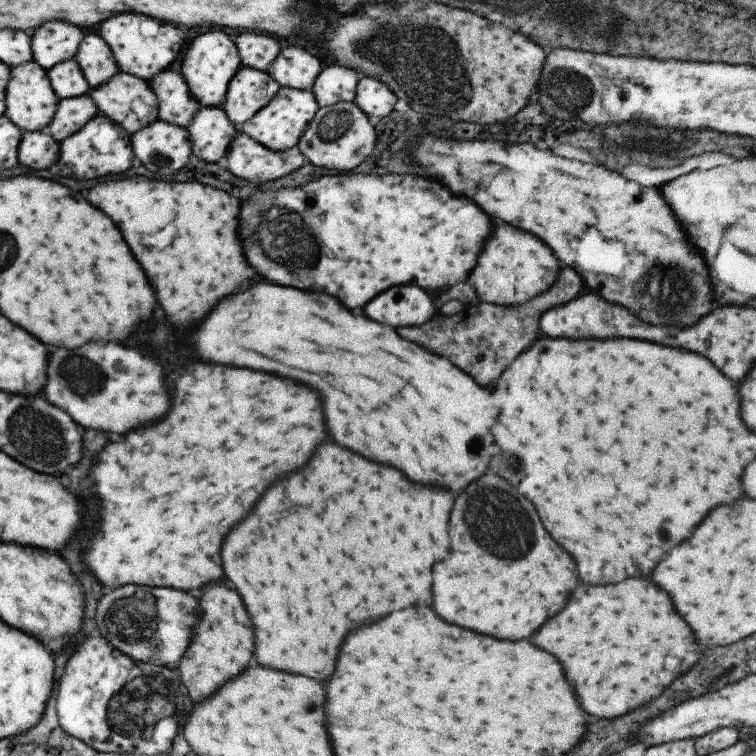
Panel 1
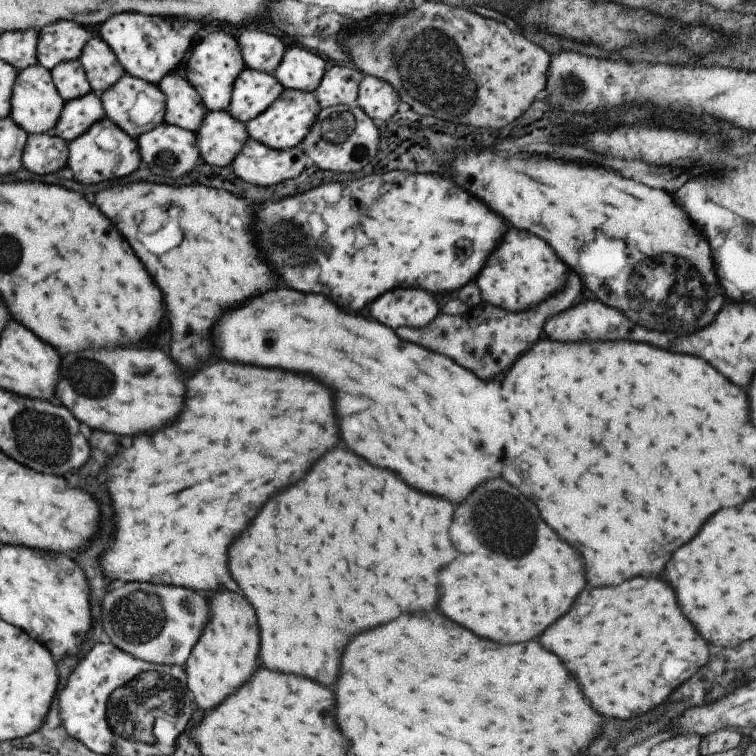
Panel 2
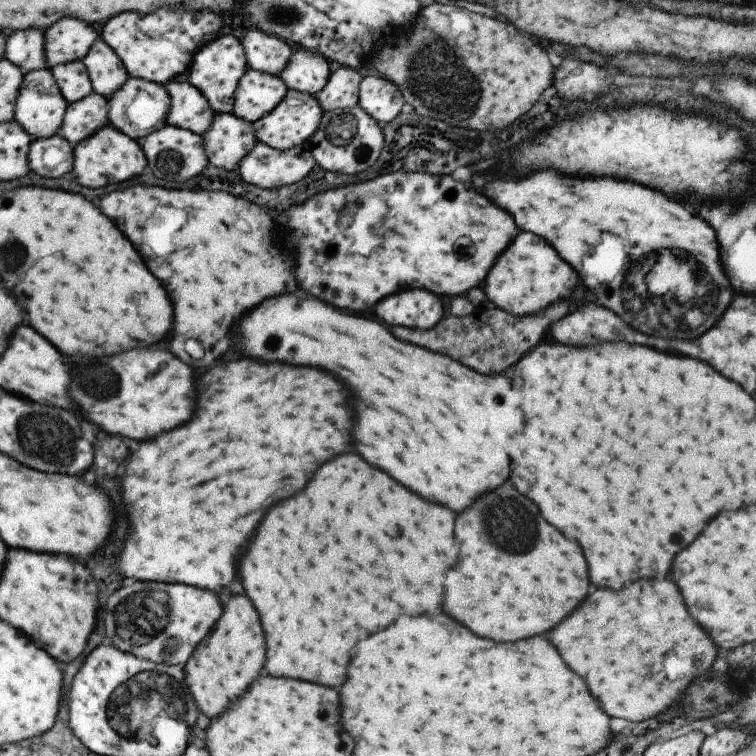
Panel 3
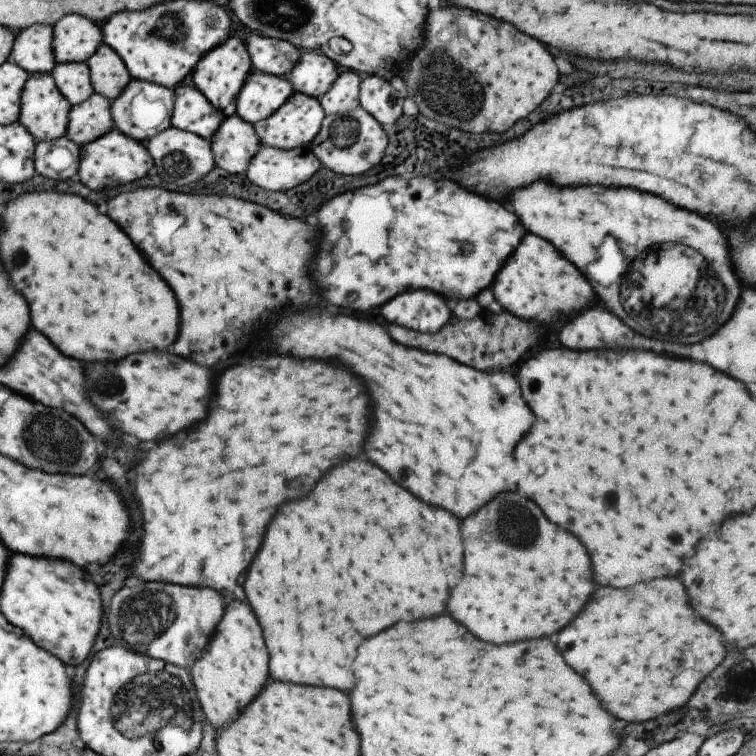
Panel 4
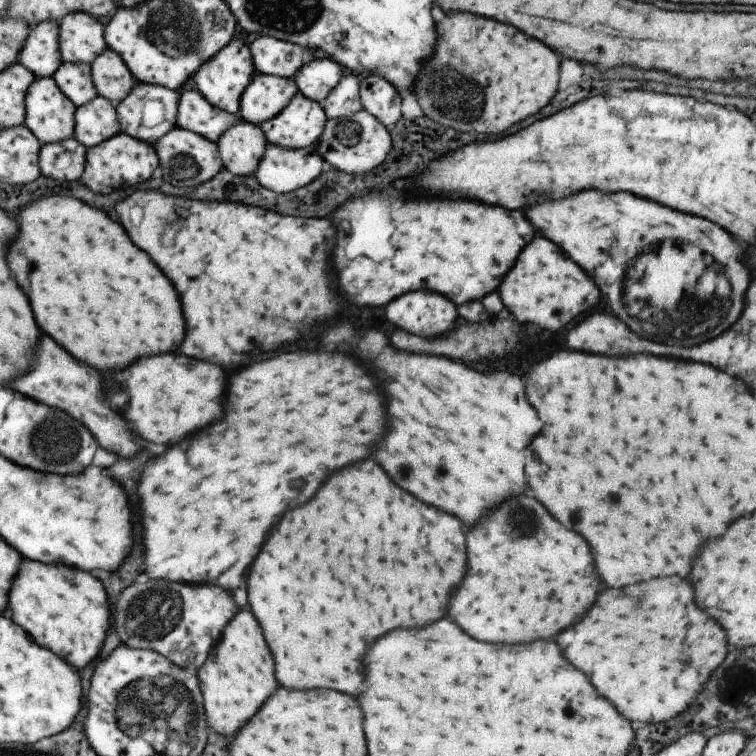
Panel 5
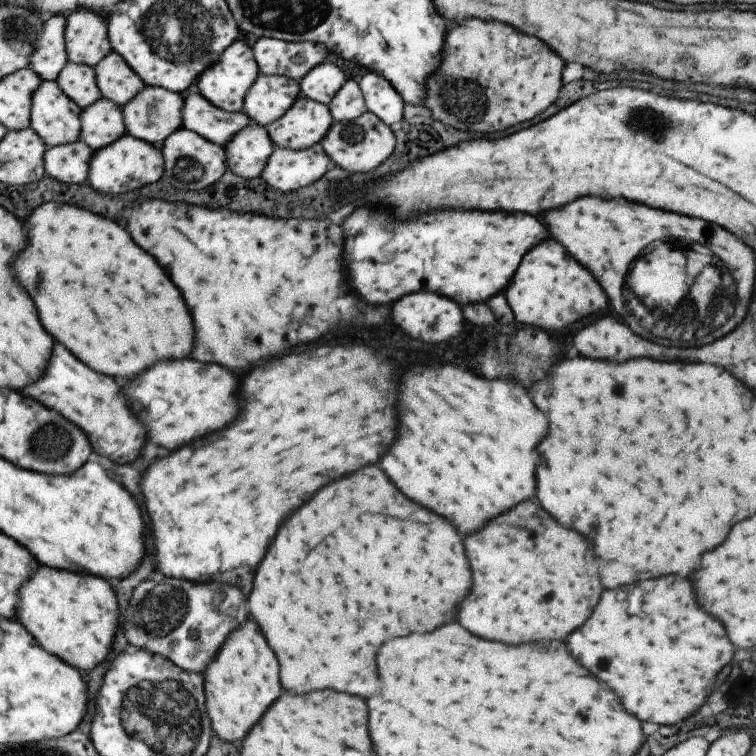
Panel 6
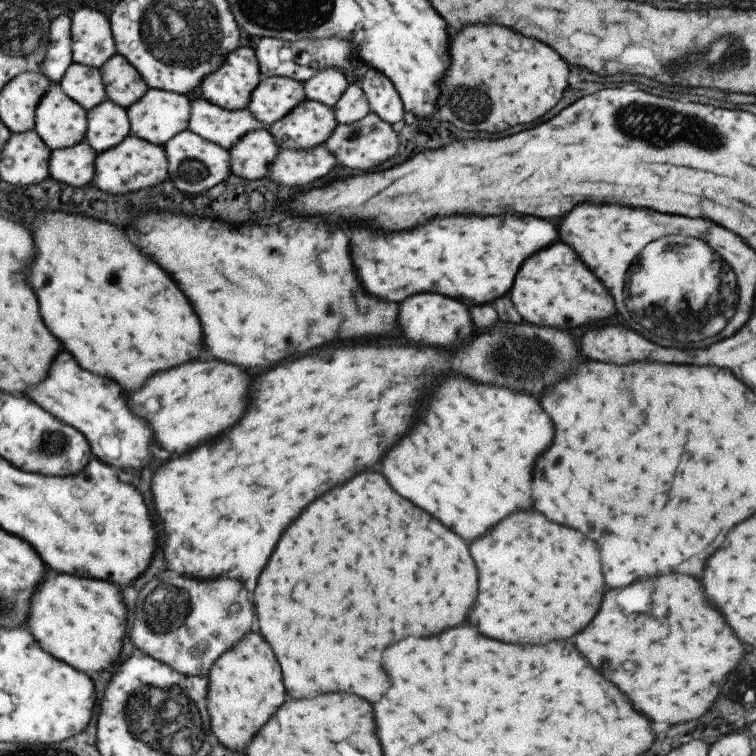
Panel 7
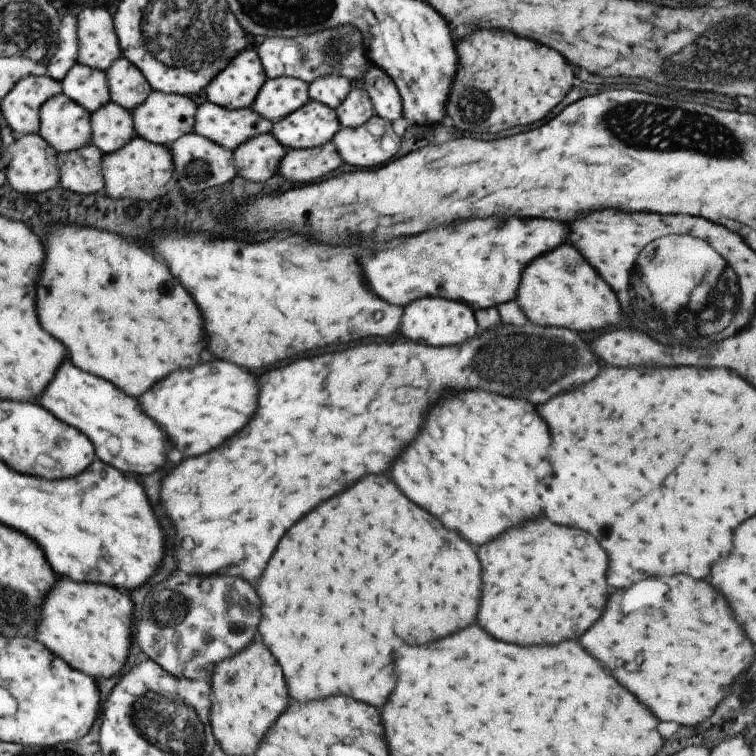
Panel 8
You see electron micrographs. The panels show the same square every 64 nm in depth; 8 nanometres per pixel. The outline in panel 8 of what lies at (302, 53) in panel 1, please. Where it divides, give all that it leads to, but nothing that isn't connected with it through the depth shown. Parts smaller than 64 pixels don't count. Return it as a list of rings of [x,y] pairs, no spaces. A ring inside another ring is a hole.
[[[336,74],[319,76],[307,85],[307,94],[311,101],[320,102],[329,108],[337,108],[347,94],[352,84],[347,78]]]

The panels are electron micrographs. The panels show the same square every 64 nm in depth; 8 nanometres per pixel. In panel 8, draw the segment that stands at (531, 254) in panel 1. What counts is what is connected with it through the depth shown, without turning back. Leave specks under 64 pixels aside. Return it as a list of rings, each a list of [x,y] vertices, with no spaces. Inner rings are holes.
[[[561,244],[529,262],[521,275],[515,300],[529,322],[539,326],[563,326],[577,332],[613,326],[621,316],[611,288],[595,274],[591,266],[585,266],[575,248],[567,244]]]

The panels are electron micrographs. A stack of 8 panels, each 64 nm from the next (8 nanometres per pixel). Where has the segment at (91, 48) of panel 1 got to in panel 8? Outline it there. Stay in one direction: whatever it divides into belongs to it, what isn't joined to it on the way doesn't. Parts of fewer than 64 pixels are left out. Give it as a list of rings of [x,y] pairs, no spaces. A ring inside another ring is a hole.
[[[123,56],[113,60],[104,74],[110,101],[122,109],[130,111],[141,106],[152,91],[143,74]]]

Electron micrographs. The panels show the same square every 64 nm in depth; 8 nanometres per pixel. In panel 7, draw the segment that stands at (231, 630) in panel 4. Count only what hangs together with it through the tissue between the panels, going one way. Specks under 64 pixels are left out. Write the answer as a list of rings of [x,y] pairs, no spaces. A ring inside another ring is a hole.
[[[245,634],[232,650],[223,653],[206,676],[206,711],[214,741],[231,750],[244,752],[257,731],[275,710],[285,702],[281,674],[277,674],[277,660],[259,634]]]

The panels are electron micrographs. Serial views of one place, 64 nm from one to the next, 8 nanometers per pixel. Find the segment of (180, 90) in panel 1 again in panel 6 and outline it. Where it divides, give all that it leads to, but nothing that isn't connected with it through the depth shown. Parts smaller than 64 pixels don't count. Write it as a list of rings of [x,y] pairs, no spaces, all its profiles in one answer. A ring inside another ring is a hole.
[[[194,89],[184,94],[183,110],[181,110],[181,125],[216,144],[224,147],[229,138],[241,128],[252,123],[243,110],[227,112],[207,102]]]

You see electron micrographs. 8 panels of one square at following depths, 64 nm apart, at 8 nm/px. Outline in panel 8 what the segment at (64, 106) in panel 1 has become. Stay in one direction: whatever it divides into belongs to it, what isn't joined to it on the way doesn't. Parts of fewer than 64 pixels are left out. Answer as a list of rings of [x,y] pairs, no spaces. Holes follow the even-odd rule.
[[[111,101],[92,112],[89,122],[91,145],[100,150],[103,156],[123,148],[136,136],[130,111]]]

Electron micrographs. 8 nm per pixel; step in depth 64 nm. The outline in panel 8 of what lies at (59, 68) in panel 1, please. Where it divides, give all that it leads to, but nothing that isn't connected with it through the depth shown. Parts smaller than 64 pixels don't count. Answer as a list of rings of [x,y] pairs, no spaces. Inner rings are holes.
[[[75,63],[60,80],[62,93],[89,113],[110,101],[104,71]]]

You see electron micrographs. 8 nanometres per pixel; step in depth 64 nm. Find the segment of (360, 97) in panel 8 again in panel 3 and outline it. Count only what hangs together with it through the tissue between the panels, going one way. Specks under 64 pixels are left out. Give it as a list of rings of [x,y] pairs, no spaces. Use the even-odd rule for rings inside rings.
[[[349,67],[333,70],[325,86],[314,94],[322,110],[345,110],[357,105],[358,86],[363,75],[364,72]]]

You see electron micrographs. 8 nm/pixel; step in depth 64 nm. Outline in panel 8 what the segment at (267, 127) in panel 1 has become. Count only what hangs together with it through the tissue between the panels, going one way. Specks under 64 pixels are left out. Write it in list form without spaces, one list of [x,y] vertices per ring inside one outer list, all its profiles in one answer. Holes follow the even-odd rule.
[[[309,100],[295,112],[275,121],[270,133],[286,150],[305,150],[329,142],[339,127],[334,109]]]

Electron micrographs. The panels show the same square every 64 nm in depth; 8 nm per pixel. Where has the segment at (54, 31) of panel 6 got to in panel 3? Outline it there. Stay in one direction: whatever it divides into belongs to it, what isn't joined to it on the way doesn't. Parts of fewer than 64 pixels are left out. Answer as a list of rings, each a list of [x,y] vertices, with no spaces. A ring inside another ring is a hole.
[[[19,30],[7,36],[3,59],[14,64],[24,74],[48,68],[43,56],[43,38],[39,30]]]

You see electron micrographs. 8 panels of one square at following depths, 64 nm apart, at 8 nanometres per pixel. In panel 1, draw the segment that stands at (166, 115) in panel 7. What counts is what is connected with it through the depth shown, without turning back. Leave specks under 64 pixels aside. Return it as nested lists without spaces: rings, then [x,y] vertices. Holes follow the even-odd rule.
[[[123,71],[111,76],[105,84],[101,84],[97,88],[90,88],[86,94],[97,106],[99,114],[110,118],[117,126],[123,128],[127,134],[135,134],[137,130],[141,130],[141,128],[145,128],[145,126],[149,126],[151,122],[157,120],[157,98],[151,92],[151,88],[140,78]]]

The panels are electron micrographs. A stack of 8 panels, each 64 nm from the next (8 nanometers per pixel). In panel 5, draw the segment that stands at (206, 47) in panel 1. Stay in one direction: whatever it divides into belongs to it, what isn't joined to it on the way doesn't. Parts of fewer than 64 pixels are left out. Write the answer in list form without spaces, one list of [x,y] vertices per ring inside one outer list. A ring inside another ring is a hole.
[[[231,38],[215,56],[203,62],[197,72],[193,74],[189,86],[193,87],[209,104],[229,114],[236,114],[239,110],[239,98],[247,84],[255,76],[252,56],[248,46],[239,39]]]

